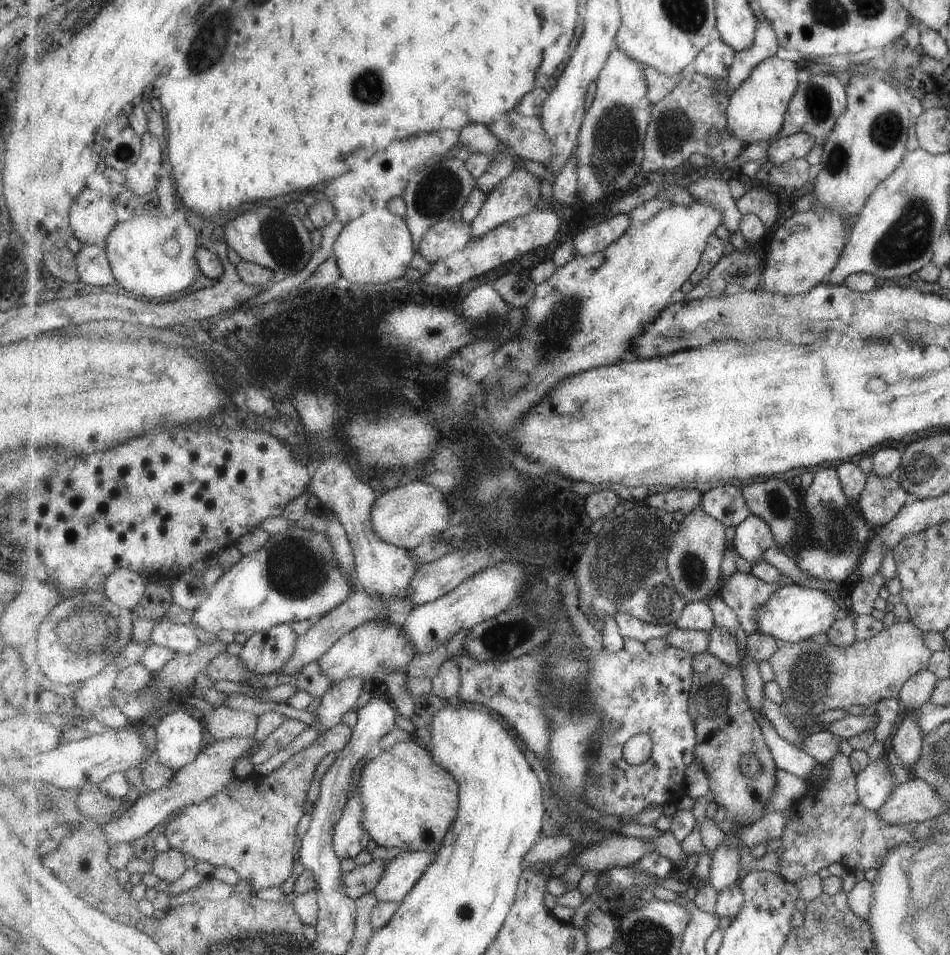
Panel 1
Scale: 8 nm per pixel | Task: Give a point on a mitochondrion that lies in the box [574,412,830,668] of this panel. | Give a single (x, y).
(627, 561)

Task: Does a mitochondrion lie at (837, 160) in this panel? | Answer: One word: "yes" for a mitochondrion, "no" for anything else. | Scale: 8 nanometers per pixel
yes

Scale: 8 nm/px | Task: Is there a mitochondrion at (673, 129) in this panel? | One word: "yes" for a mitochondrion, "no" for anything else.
yes

